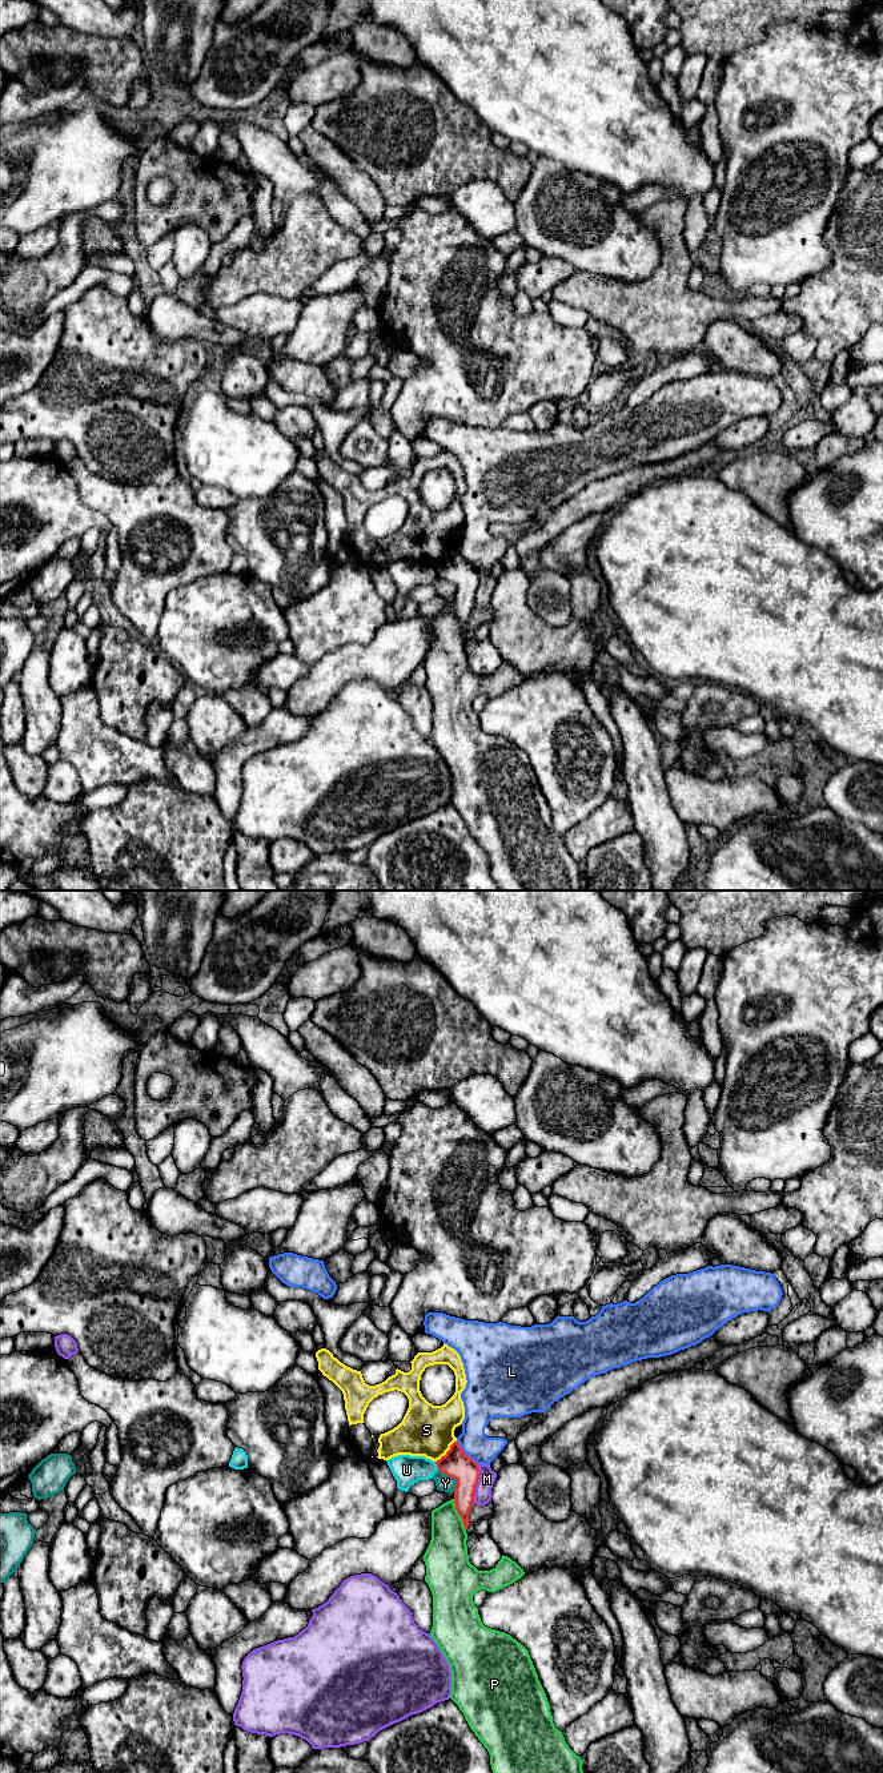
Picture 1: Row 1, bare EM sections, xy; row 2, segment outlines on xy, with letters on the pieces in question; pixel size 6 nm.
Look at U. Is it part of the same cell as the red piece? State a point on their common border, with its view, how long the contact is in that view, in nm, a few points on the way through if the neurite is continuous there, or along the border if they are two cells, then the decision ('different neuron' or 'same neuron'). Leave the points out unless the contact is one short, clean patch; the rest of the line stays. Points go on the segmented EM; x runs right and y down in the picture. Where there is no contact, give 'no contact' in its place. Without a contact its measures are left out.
meets red in xy at (437, 1466); contact 60 nm long; border along xy (434, 1462), (438, 1470); different neuron

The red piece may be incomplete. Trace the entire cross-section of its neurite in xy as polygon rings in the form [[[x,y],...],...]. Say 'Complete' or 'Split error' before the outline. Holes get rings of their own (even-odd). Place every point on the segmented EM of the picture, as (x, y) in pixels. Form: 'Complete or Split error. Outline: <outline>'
Complete. Outline: [[[454,1442],[446,1455],[436,1464],[440,1472],[454,1478],[457,1481],[454,1504],[465,1529],[467,1529],[470,1524],[469,1512],[474,1504],[475,1487],[479,1479],[478,1464],[463,1452],[458,1442]]]

